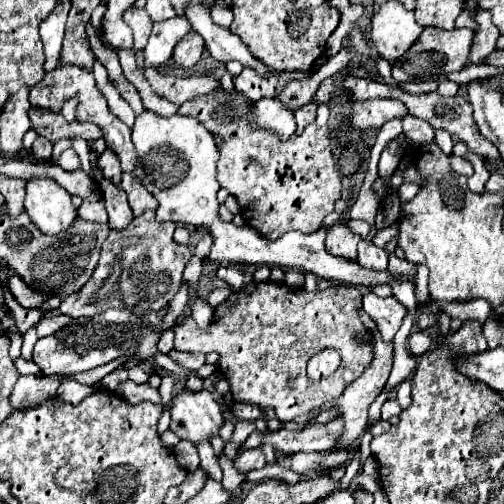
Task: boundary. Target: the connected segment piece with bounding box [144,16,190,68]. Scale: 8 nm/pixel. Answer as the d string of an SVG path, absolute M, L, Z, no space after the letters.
M176 16L172 20L154 24L154 30L144 48L144 68L158 68L166 60L170 60L174 46L188 32L190 32L190 26L184 16Z

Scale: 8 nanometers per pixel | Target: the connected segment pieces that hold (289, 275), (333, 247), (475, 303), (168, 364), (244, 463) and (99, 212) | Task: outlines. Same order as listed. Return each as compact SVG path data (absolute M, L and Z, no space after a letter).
M286 270L284 282L292 288L302 288L304 286L304 274L300 270Z
M346 224L332 226L326 236L328 252L340 258L348 258L348 260L356 260L358 242L360 242L360 236L354 234Z
M482 298L466 300L466 302L448 302L448 304L444 304L444 308L440 312L450 314L450 318L460 318L462 322L464 320L478 320L482 324L494 314L492 306Z
M157 352L155 355L156 364L162 367L164 370L178 375L180 377L186 377L187 372L183 370L177 363L175 363L168 355L161 352Z
M252 448L252 450L246 450L244 454L238 454L234 460L234 466L240 468L242 472L250 472L250 470L266 466L266 456L262 448Z
M94 192L92 196L88 196L82 206L78 208L78 216L82 216L84 220L94 220L94 222L108 222L108 214L106 214L106 208L104 208L104 200L102 200L102 194L100 192Z

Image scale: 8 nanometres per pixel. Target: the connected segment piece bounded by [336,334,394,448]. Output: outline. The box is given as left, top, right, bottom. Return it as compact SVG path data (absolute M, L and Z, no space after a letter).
M376 334L376 342L374 342L374 350L372 350L372 362L370 366L364 370L364 374L354 380L344 392L342 396L338 398L338 408L340 408L340 416L344 418L344 434L338 442L336 448L346 448L346 446L352 446L356 444L356 440L362 436L362 432L366 430L368 426L368 408L370 404L378 398L378 394L384 390L386 382L388 382L388 376L390 376L390 370L392 370L392 360L394 360L394 342L384 342L378 334Z

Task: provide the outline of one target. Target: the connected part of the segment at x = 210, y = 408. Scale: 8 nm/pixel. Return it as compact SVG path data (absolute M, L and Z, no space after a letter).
M186 388L178 390L170 404L172 424L170 430L192 444L208 440L210 434L218 434L224 416L218 400L212 392L200 390L190 392Z

